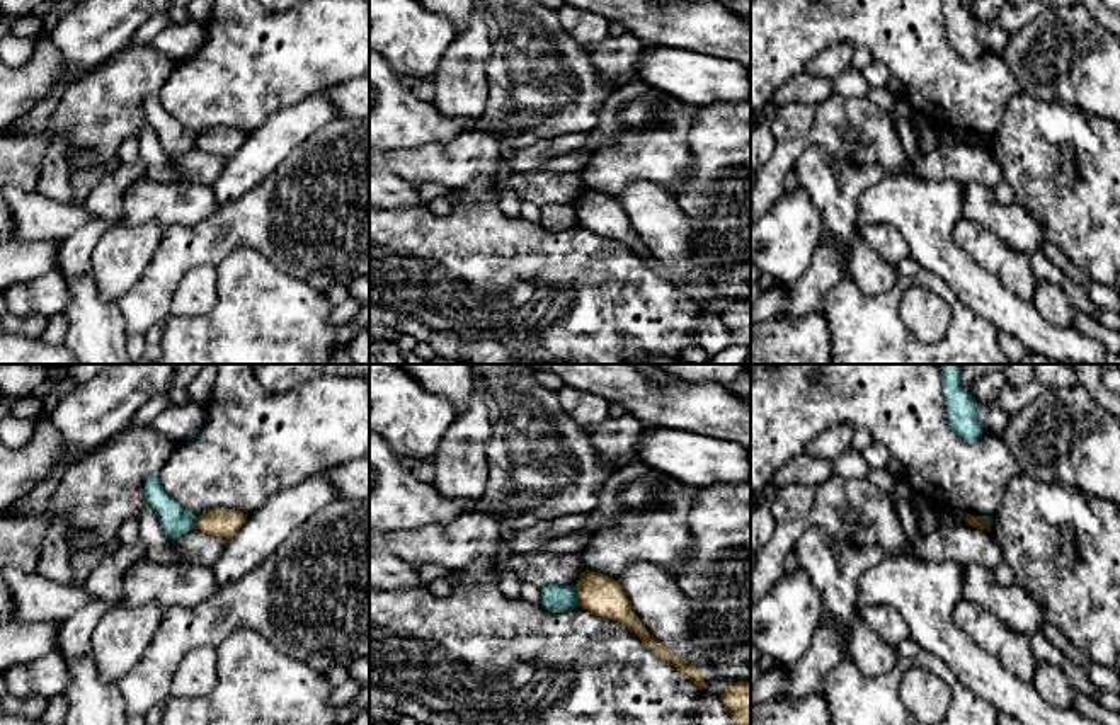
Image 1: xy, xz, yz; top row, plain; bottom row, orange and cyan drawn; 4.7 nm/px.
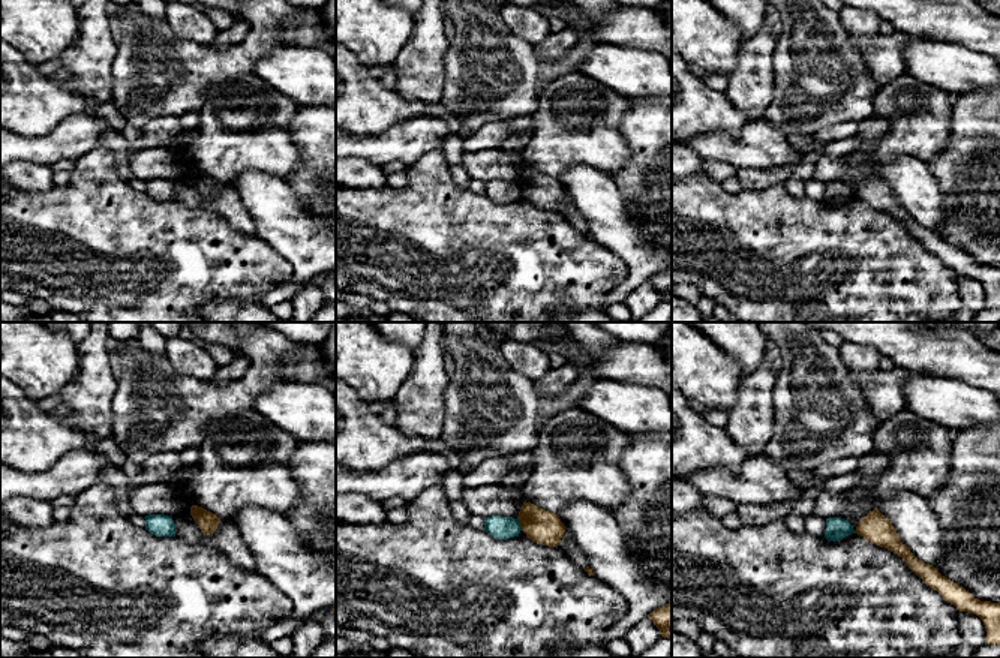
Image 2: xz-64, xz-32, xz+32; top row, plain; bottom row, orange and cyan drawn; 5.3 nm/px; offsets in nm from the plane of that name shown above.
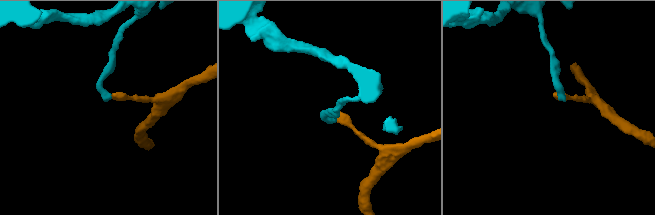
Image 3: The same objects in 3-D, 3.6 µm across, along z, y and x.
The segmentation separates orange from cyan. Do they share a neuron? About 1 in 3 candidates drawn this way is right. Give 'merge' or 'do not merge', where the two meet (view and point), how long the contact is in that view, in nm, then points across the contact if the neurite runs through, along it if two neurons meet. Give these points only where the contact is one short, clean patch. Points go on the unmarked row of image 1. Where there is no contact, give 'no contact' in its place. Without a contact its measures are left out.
do not merge; contact xz (577, 215); length 100 nm; border xz (574, 205), (579, 223)

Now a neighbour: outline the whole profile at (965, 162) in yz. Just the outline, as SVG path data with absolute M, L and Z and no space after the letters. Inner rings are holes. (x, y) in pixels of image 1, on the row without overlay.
M970 143L943 146L909 158L914 175L933 180L951 179L960 184L977 182L994 187L1003 180L1003 170L991 150Z

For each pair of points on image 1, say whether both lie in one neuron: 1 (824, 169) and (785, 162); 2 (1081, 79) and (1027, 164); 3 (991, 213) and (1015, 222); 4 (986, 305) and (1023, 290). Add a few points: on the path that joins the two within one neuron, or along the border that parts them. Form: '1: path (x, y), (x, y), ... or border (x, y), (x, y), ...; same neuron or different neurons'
1: border (809, 143), (792, 167); different neurons
2: border (1027, 94), (1037, 99), (1074, 104), (1102, 118); different neurons
3: path (996, 216), (1010, 222); same neuron
4: border (982, 268), (1018, 296), (1030, 302); different neurons

